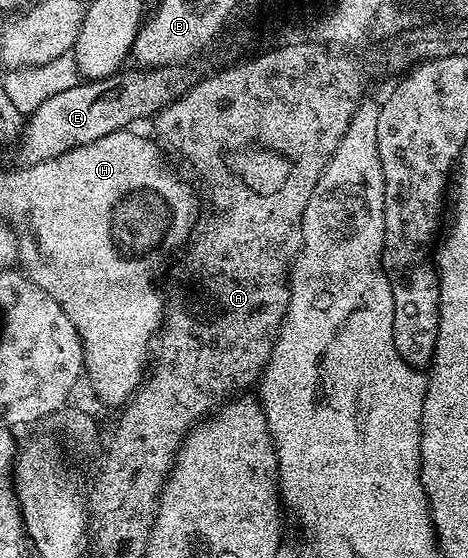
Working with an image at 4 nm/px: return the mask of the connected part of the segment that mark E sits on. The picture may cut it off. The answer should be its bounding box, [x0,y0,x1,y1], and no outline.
[16,64,195,166]

